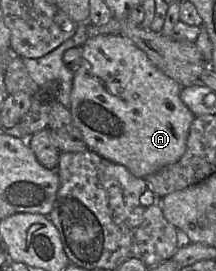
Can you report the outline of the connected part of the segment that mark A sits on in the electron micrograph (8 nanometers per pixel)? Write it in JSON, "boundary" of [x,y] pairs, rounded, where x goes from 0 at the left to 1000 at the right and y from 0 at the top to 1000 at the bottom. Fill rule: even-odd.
{"boundary":[[[458,129],[380,166],[366,251],[343,262],[319,406],[407,550],[579,613],[630,653],[676,657],[833,590],[861,557],[880,465],[903,424],[833,362],[843,321],[741,262],[602,144],[551,129]]]}

